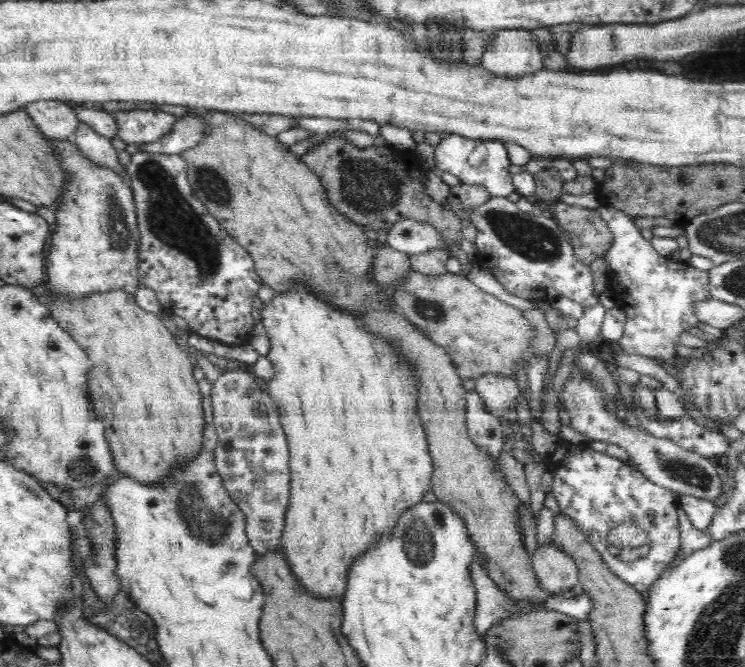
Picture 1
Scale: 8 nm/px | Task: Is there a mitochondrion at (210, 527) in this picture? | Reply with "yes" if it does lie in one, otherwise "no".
yes

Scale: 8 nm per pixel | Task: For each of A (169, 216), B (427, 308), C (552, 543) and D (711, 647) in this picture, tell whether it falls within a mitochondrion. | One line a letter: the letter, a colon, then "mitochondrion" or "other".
A: mitochondrion
B: mitochondrion
C: other
D: mitochondrion

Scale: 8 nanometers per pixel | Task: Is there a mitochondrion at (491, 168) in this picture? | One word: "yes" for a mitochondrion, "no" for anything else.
no

